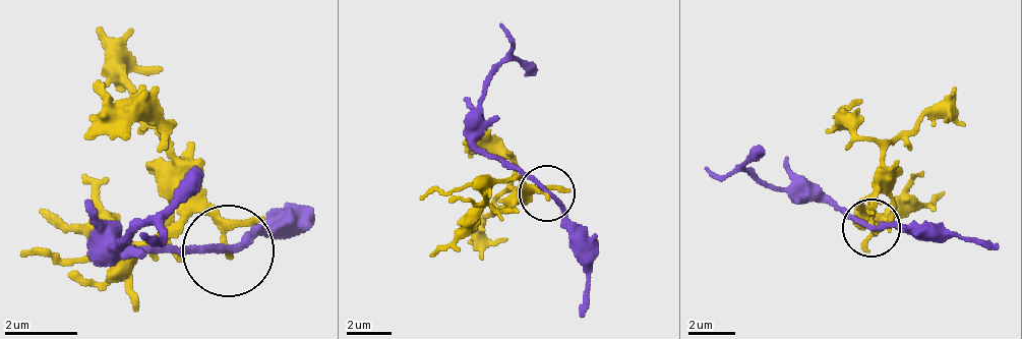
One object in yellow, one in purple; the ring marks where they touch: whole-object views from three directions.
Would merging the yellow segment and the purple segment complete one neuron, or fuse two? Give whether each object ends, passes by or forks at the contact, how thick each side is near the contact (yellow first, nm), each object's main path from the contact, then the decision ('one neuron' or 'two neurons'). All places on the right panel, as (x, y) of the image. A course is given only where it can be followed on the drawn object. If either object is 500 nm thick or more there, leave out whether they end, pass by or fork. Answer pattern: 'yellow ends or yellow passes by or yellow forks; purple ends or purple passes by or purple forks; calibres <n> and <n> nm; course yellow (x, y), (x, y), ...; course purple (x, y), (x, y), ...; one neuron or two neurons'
yellow passes by; purple passes by; calibres 150 and 190 nm; course yellow (869, 229), (869, 207), (882, 154), (923, 117), (947, 114), (946, 118); course purple (869, 229), (825, 202), (703, 166); two neurons

